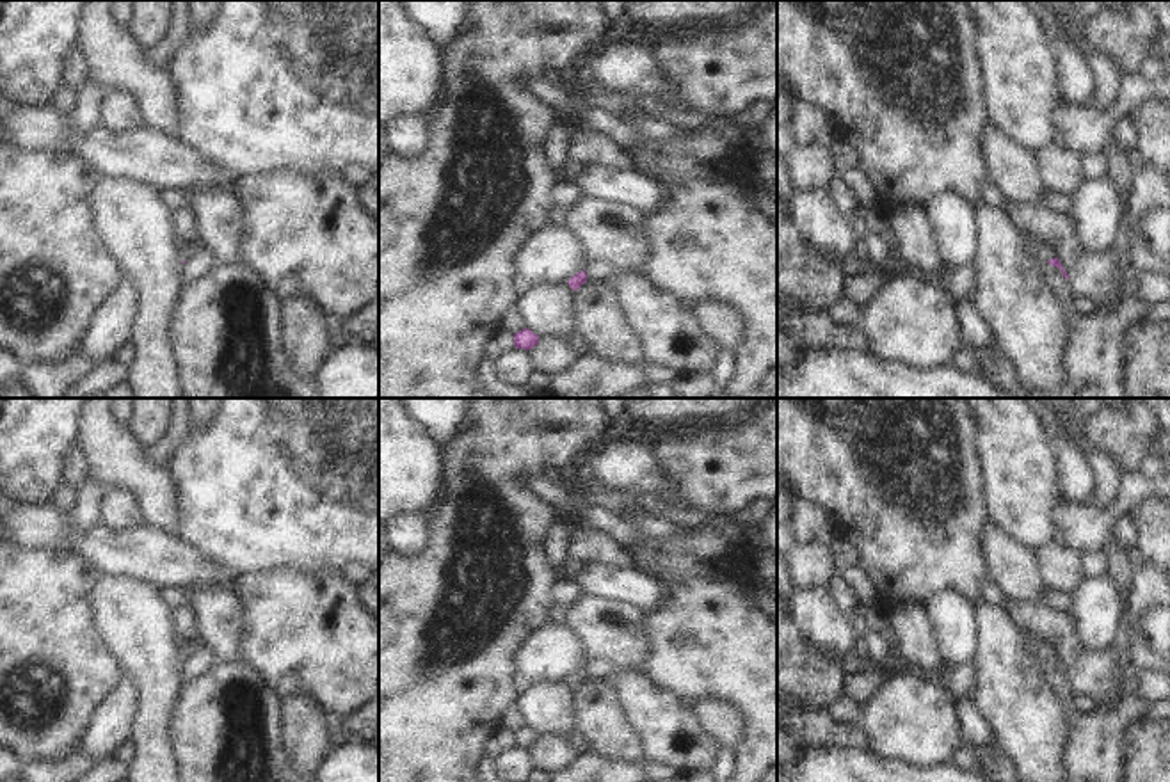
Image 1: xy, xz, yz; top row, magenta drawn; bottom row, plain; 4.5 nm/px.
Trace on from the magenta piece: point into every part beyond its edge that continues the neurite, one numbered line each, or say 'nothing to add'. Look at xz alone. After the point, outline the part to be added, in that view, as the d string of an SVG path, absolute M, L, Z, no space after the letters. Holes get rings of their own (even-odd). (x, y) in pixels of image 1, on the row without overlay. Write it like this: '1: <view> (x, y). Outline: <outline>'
nothing to add

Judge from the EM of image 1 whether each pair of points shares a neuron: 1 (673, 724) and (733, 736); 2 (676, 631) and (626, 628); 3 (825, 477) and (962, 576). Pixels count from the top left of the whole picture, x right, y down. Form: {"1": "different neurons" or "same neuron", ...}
{"1": "different neurons", "2": "different neurons", "3": "same neuron"}

